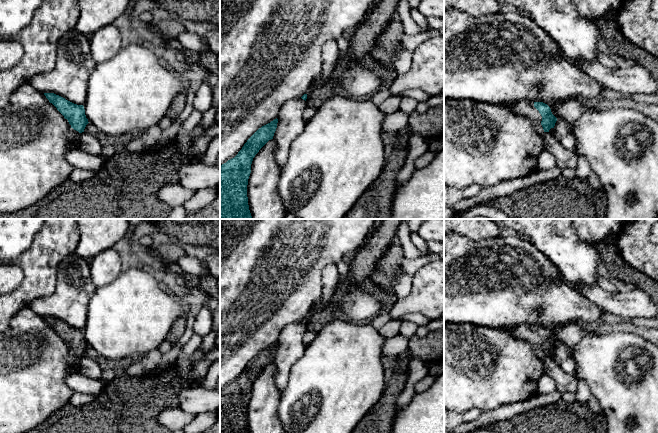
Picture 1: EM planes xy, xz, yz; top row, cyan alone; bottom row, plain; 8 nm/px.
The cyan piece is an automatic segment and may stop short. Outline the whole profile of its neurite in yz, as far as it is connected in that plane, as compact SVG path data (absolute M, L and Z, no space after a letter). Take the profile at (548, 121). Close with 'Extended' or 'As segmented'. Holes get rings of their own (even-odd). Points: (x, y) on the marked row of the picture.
M521 100L504 106L515 114L531 119L535 129L540 134L549 132L551 128L554 128L557 121L557 118L552 114L550 107L543 102Z. Extended

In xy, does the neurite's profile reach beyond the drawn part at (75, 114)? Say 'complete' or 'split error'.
complete

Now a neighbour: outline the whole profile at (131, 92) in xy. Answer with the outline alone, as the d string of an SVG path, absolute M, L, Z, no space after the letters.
M128 39L114 57L97 64L89 77L87 98L83 104L85 115L89 123L106 135L120 137L130 134L140 135L152 126L158 125L177 94L184 88L181 76L165 66L158 58L155 47L138 39Z

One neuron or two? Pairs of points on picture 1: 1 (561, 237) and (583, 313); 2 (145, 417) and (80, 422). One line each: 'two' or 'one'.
1: two
2: one

